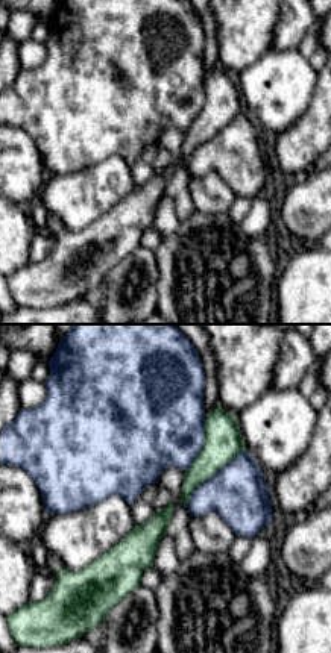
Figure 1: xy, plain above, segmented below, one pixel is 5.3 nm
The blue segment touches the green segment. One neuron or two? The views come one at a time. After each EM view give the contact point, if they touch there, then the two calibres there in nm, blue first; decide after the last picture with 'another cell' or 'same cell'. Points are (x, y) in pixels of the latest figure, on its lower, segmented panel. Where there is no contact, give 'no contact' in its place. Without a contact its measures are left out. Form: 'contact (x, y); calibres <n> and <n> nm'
contact (213, 476); calibres 300 and 200 nm

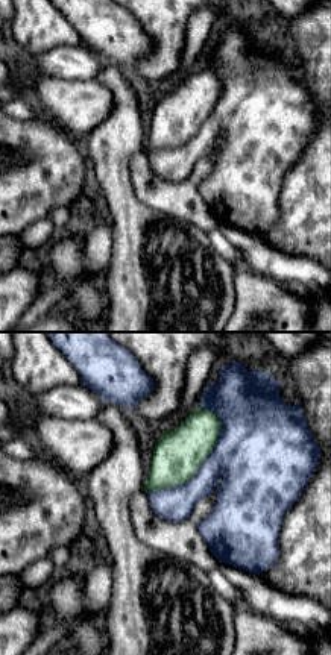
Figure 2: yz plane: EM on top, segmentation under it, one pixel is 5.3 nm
contact (199, 467); calibres 320 and 260 nm

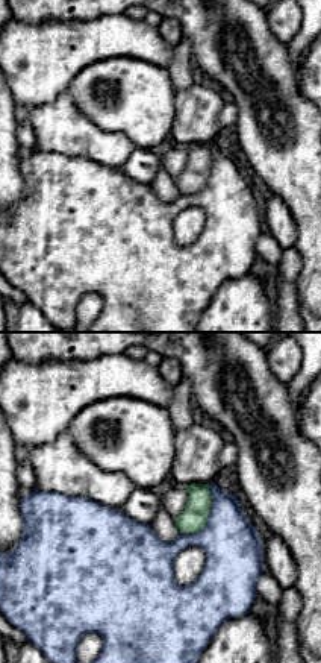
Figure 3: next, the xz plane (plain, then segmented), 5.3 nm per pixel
contact (208, 518); calibres 300 and 140 nm

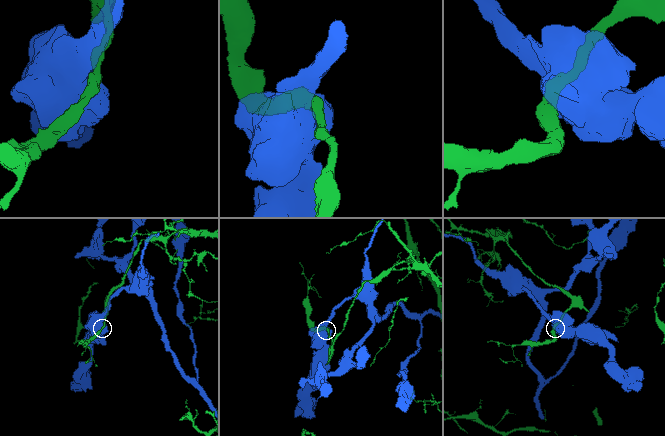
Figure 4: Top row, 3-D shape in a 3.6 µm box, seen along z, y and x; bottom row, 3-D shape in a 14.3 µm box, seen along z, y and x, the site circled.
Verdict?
same cell

